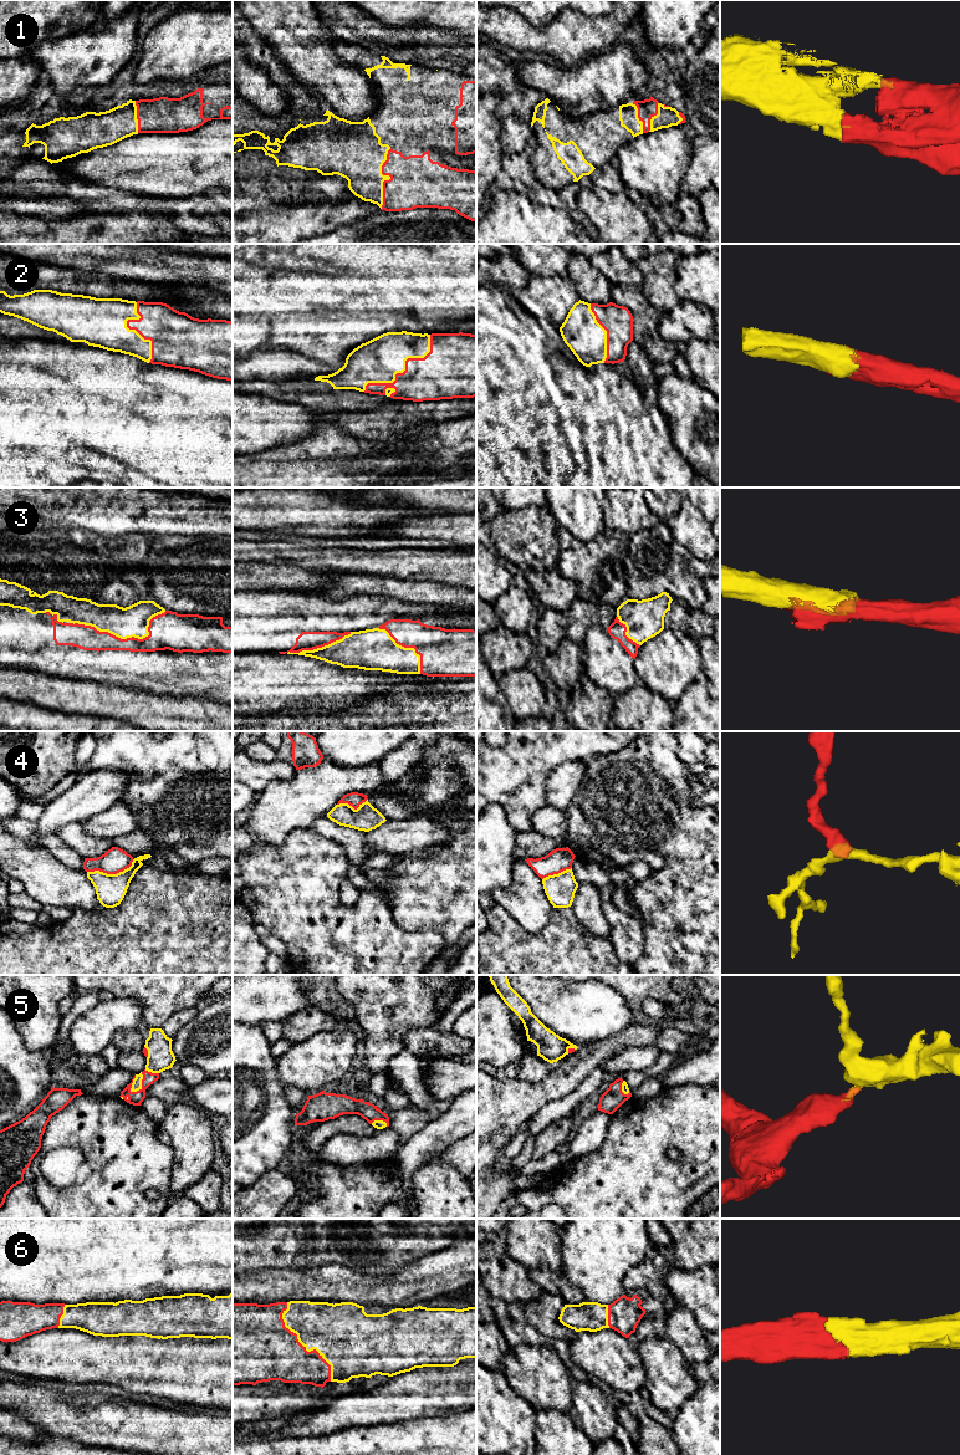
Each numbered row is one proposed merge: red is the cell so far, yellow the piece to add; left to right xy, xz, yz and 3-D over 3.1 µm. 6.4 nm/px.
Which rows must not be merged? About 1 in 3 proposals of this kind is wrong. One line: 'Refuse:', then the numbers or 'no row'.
Refuse: 4

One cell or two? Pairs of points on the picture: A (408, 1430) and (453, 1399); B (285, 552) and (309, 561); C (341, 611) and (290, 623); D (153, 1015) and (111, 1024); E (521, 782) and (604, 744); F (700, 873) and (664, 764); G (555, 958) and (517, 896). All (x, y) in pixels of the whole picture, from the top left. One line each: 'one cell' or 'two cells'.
A: two cells
B: one cell
C: one cell
D: two cells
E: one cell
F: one cell
G: two cells

